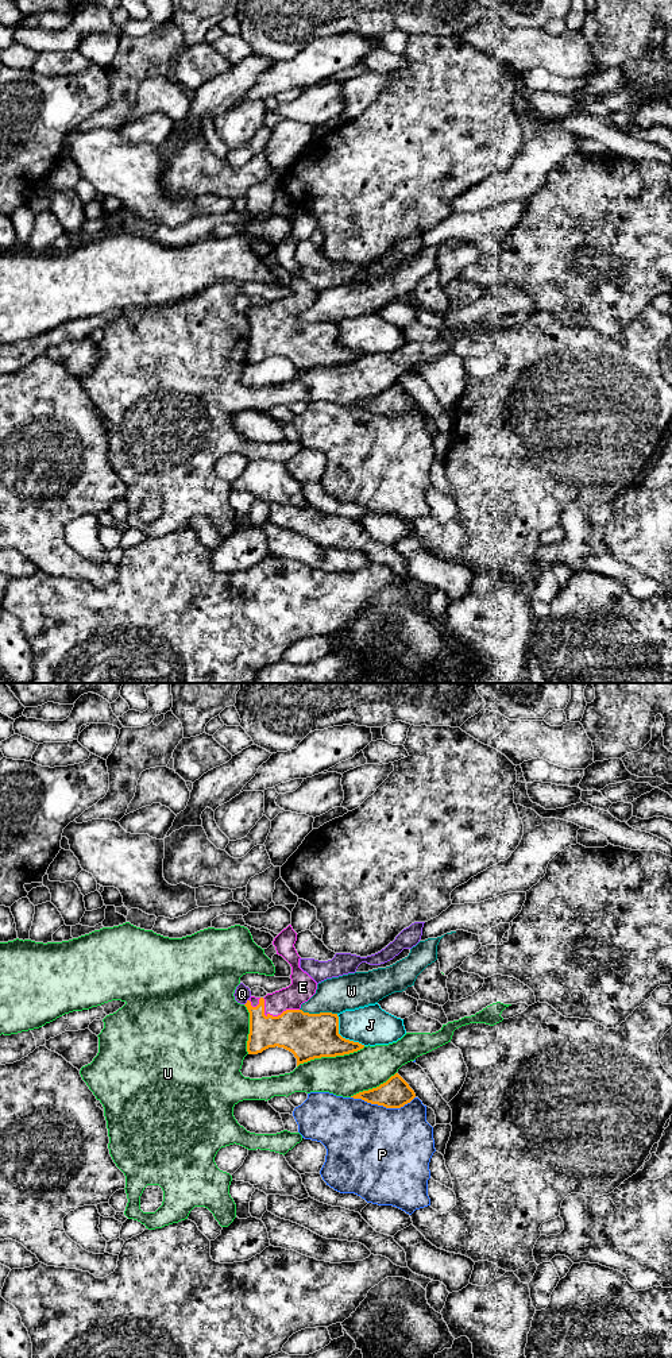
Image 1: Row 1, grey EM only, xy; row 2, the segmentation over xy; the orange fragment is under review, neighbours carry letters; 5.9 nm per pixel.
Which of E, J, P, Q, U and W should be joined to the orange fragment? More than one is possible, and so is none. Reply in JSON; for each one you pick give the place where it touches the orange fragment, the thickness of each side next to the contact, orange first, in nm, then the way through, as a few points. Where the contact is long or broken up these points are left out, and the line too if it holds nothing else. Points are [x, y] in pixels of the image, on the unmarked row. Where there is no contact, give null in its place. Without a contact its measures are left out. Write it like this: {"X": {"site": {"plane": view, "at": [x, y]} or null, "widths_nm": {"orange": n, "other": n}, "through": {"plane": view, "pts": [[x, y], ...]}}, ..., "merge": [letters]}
{"E": {"site": {"plane": "xy", "at": [267, 323]}, "widths_nm": {"orange": 260, "other": 150}}, "merge": ["E"]}

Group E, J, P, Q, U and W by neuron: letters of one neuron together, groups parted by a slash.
E / J / P / Q / U / W

